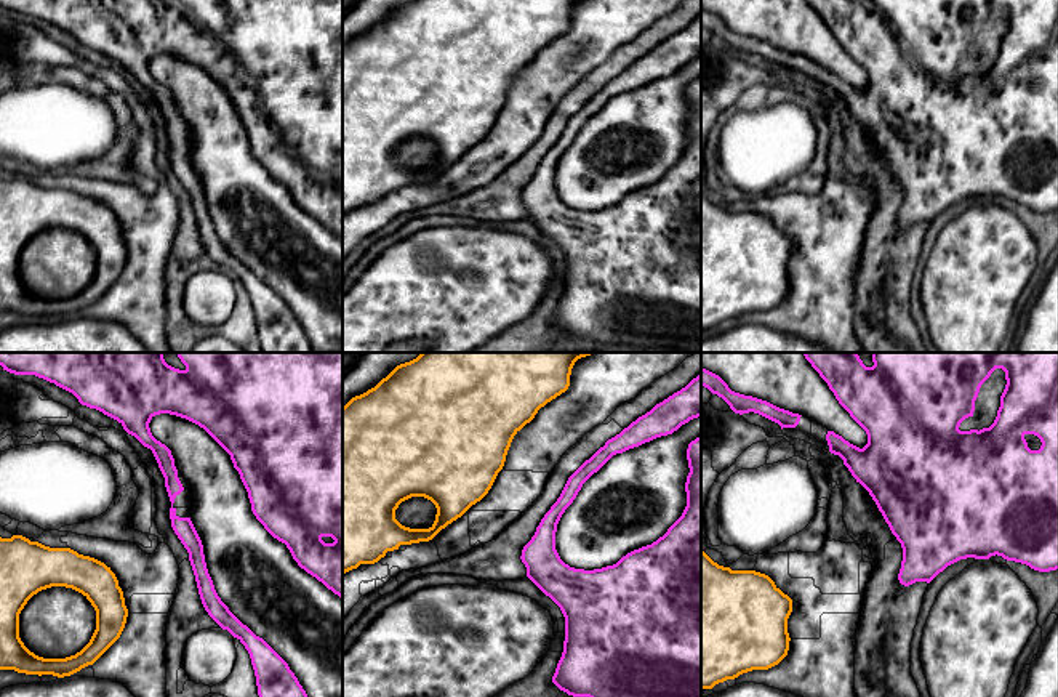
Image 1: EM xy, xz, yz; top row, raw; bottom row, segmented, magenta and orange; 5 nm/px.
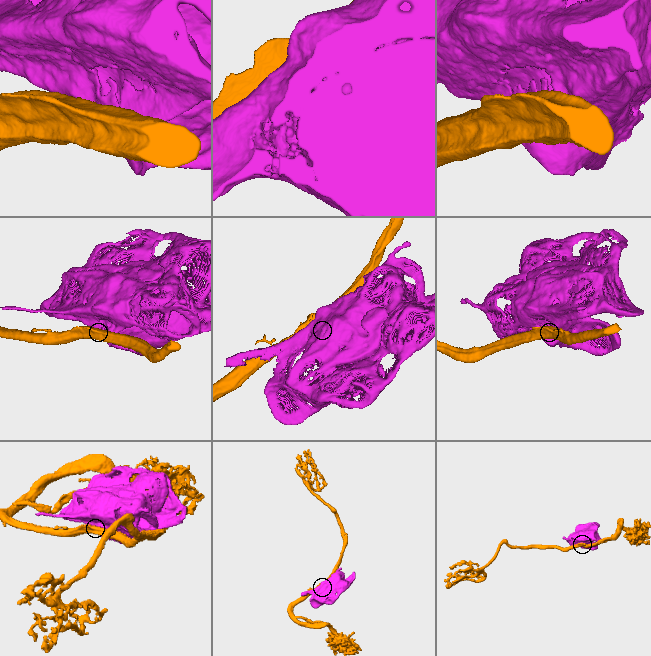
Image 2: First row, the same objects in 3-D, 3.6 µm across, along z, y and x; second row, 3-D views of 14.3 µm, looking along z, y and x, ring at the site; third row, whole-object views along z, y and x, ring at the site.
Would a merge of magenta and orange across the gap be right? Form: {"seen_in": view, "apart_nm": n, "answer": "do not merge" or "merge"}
{"seen_in": "xz", "apart_nm": 300, "answer": "merge"}

